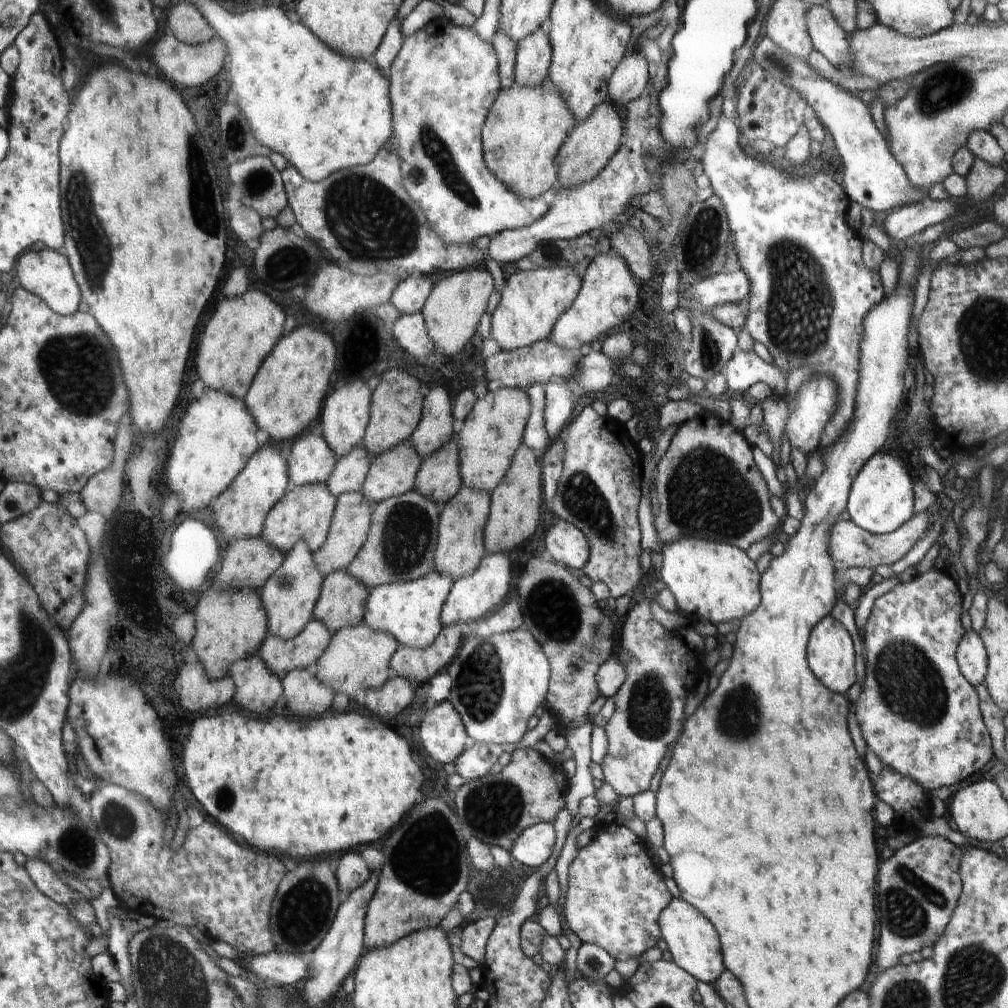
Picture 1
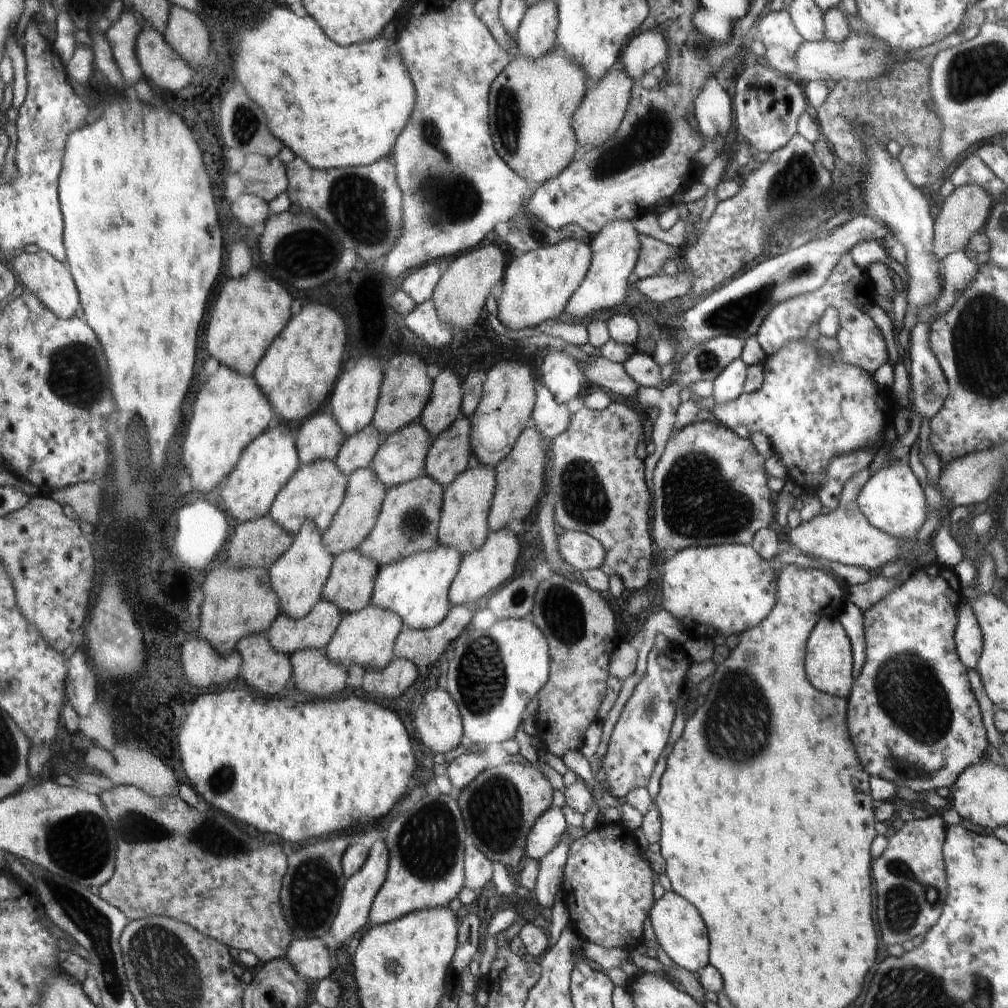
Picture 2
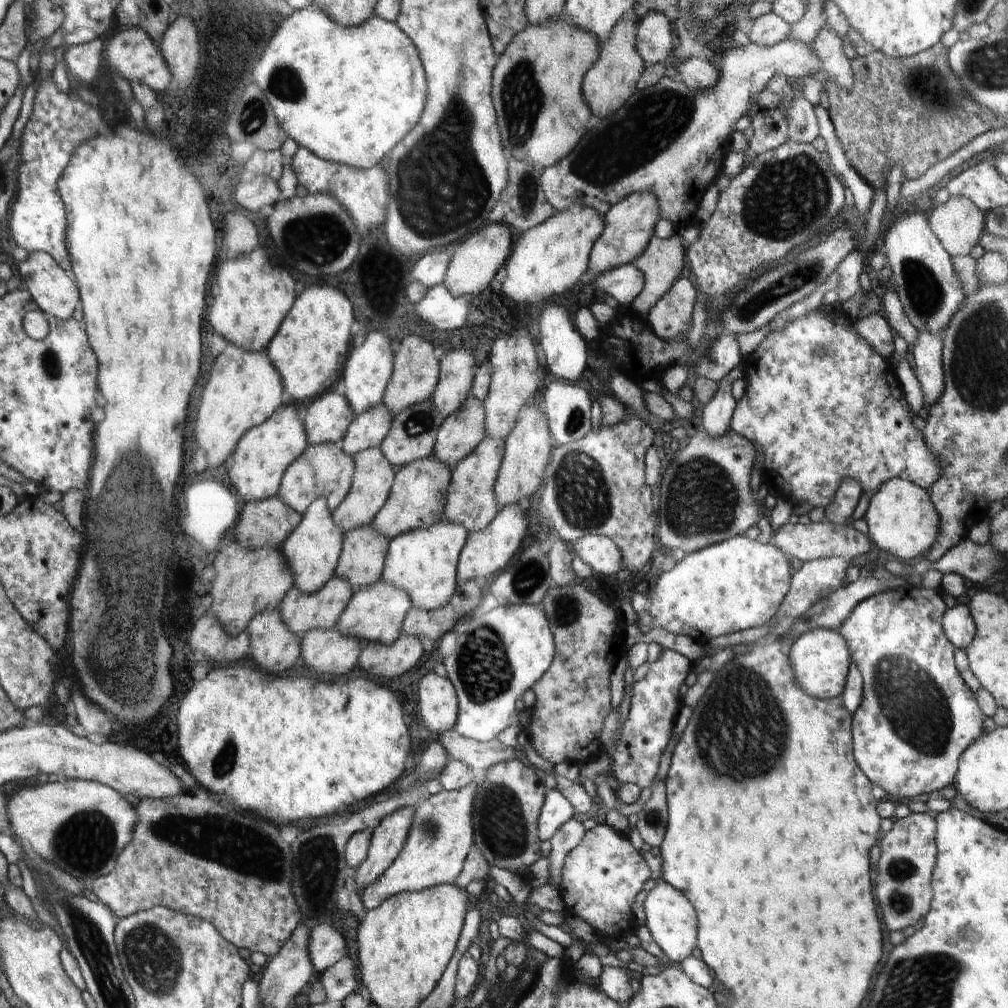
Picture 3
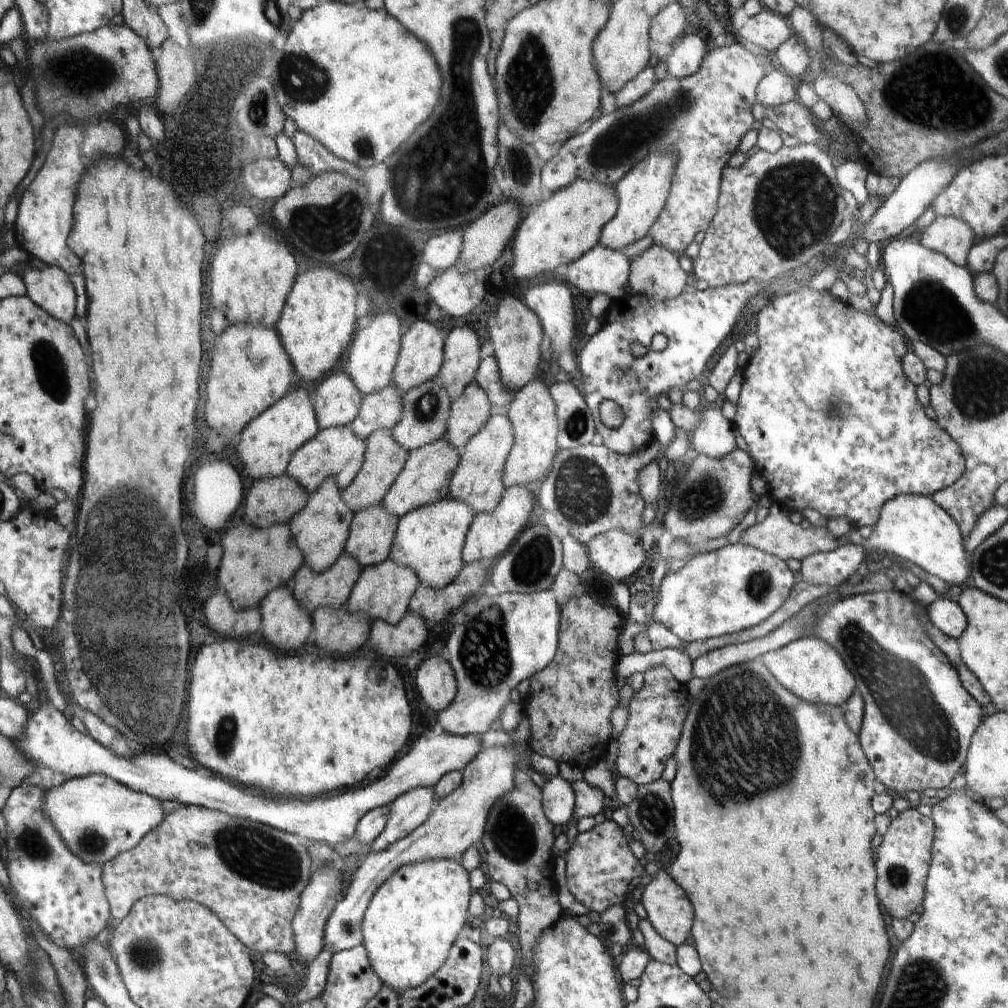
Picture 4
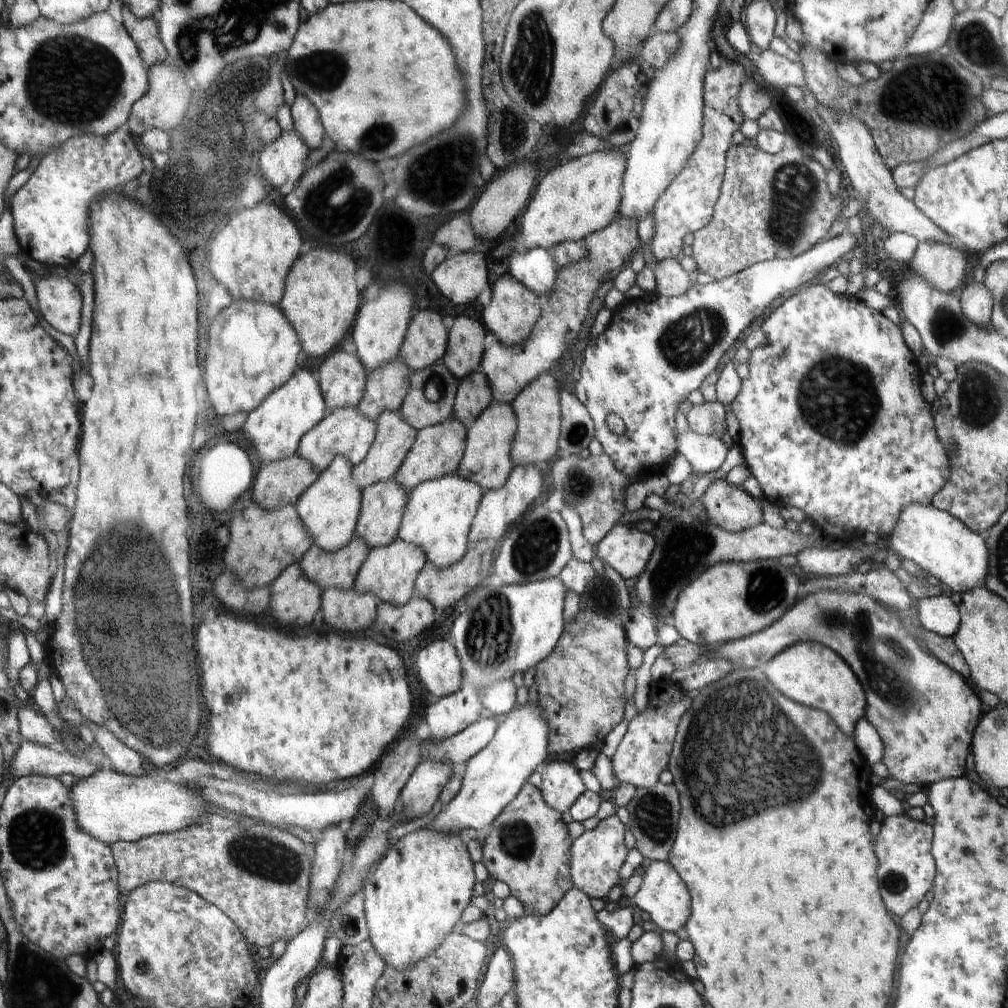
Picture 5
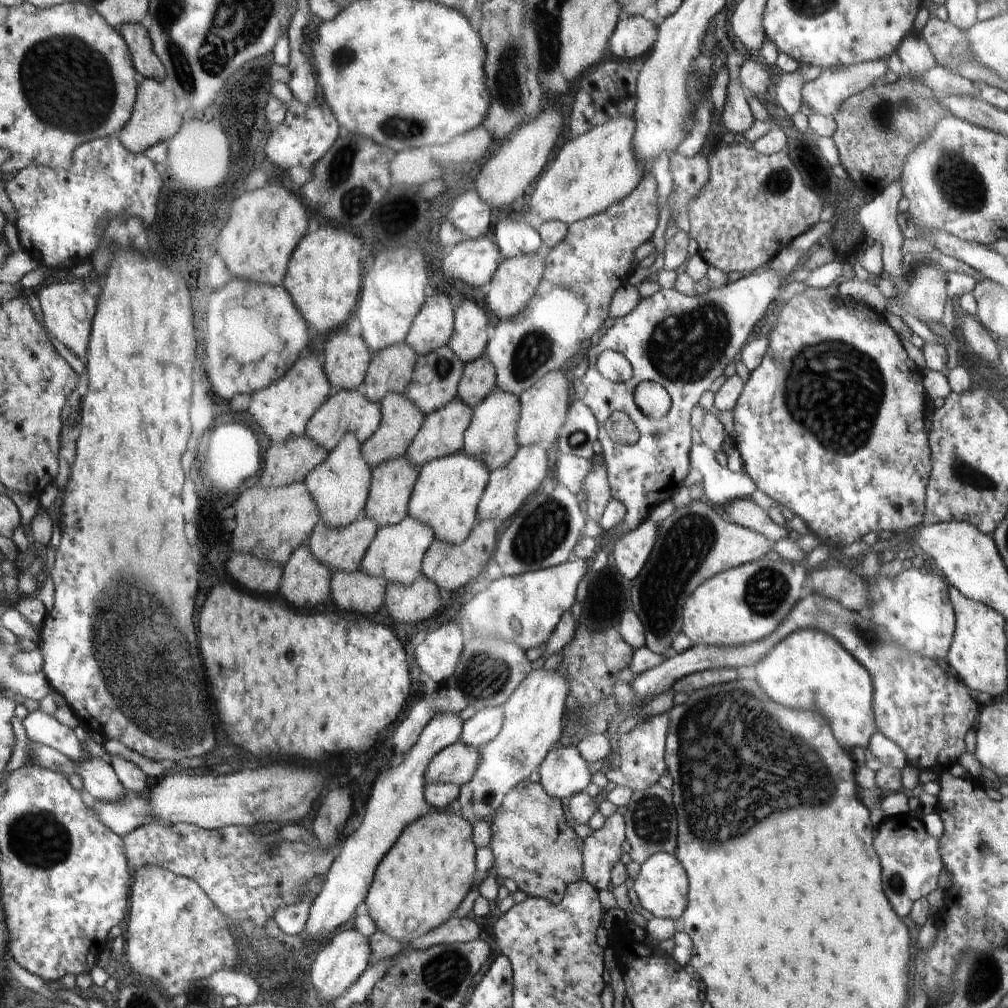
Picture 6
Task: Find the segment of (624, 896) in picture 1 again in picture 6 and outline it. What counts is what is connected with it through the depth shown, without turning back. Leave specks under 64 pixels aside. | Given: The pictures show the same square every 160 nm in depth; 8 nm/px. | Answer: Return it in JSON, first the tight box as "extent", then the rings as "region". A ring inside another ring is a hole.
{"extent":[583,811,625,891],"region":[[[617,811],[605,818],[602,828],[583,840],[583,878],[598,891],[607,889],[611,882],[611,870],[620,860],[620,846],[625,840],[624,815]]]}

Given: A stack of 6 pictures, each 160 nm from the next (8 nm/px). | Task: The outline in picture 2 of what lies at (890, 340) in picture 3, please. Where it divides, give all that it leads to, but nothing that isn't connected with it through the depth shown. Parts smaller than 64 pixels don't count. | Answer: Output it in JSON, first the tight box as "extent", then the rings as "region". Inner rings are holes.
{"extent":[755,252,889,378],"region":[[[850,252],[844,253],[819,289],[787,298],[775,304],[762,319],[762,324],[758,327],[755,337],[765,353],[779,351],[789,342],[804,340],[810,326],[818,324],[826,309],[832,306],[838,312],[840,329],[835,337],[839,344],[840,354],[842,354],[841,360],[856,365],[874,378],[876,370],[889,360],[882,332],[864,309],[874,300],[877,293],[868,271],[854,262]]]}

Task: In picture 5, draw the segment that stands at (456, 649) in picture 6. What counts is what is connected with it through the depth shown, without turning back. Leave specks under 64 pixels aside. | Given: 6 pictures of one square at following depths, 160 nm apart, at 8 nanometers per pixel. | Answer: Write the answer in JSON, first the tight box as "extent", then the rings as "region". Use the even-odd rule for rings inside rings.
{"extent":[416,640,462,698],"region":[[[436,640],[420,650],[416,660],[418,676],[431,696],[444,698],[462,686],[462,668],[450,641]]]}

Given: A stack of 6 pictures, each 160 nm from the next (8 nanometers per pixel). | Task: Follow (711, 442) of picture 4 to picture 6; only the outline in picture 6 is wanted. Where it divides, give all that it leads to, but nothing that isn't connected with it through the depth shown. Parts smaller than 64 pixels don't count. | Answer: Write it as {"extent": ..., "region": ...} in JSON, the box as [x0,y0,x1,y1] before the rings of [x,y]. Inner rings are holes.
{"extent":[689,443,757,506],"region":[[[704,443],[691,444],[689,462],[690,471],[697,469],[702,475],[701,486],[710,505],[716,502],[726,506],[735,498],[750,497],[757,489],[746,473],[733,473],[728,467],[722,467],[716,459],[716,451]]]}

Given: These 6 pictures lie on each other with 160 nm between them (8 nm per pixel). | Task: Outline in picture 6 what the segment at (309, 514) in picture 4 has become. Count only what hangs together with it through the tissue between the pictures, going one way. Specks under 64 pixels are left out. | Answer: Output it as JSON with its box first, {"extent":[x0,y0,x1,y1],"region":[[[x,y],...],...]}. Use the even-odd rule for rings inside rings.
{"extent":[303,433,372,529],"region":[[[346,433],[335,449],[329,452],[325,461],[310,472],[303,482],[309,495],[317,504],[322,518],[320,522],[329,527],[345,529],[364,514],[372,480],[372,469],[362,456],[361,446],[353,433]]]}

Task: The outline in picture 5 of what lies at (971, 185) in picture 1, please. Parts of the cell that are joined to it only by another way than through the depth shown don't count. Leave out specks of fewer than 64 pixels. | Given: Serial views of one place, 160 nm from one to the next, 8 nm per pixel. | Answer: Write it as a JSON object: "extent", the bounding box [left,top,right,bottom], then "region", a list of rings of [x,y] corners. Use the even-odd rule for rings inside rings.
{"extent":[910,241,967,291],"region":[[[922,241],[910,262],[912,271],[921,274],[935,287],[952,291],[960,284],[964,275],[967,254],[950,243]]]}

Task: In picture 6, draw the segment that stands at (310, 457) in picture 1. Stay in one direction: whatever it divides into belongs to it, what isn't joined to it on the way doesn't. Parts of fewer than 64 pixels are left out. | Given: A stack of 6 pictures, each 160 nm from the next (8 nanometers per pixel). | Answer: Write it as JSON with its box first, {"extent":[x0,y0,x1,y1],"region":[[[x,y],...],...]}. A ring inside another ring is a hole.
{"extent":[323,326,372,393],"region":[[[346,326],[328,336],[323,365],[333,393],[360,391],[372,354],[360,336],[350,335]]]}

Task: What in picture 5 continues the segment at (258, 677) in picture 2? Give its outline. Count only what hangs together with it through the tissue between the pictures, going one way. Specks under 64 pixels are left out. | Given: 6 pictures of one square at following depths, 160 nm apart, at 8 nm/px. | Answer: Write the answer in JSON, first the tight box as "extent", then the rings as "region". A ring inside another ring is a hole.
{"extent":[269,563,320,626],"region":[[[298,563],[290,565],[281,576],[277,578],[269,589],[271,590],[272,616],[284,624],[284,626],[308,626],[312,622],[312,616],[320,608],[320,587],[308,579]]]}

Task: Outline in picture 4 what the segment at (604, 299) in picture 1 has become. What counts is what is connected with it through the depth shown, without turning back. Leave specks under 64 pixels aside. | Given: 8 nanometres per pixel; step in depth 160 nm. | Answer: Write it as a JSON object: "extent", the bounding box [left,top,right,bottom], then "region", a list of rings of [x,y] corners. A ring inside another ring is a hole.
{"extent":[599,151,677,251],"region":[[[665,151],[650,153],[630,172],[627,172],[615,186],[617,211],[614,218],[607,222],[600,233],[599,244],[613,251],[625,251],[629,244],[649,234],[650,227],[656,222],[666,204],[671,189],[671,178],[677,157]]]}

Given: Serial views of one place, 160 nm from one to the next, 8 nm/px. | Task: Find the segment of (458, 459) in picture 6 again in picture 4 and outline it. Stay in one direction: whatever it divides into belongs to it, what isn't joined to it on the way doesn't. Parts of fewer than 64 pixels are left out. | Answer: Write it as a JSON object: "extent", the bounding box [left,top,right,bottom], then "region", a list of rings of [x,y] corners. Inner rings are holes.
{"extent":[389,496,474,589],"region":[[[448,496],[446,499],[411,510],[399,518],[394,542],[389,552],[390,560],[412,569],[423,585],[443,589],[464,568],[462,549],[474,512],[462,501]]]}

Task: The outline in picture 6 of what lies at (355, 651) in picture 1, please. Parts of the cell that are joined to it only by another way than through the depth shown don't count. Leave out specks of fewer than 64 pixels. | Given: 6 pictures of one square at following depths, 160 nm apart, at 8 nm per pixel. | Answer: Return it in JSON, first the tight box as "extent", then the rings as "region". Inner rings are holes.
{"extent":[361,515,435,586],"region":[[[409,515],[397,525],[377,530],[361,562],[361,570],[373,577],[382,577],[387,583],[410,586],[421,579],[421,564],[428,548],[435,539],[432,529]]]}

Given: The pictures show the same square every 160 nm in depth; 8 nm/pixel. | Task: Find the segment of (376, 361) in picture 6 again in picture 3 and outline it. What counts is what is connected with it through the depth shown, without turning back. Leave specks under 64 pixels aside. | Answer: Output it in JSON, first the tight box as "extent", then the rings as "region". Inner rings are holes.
{"extent":[340,402,393,458],"region":[[[383,402],[356,416],[340,441],[343,451],[353,458],[361,450],[379,447],[390,432],[393,416]]]}

